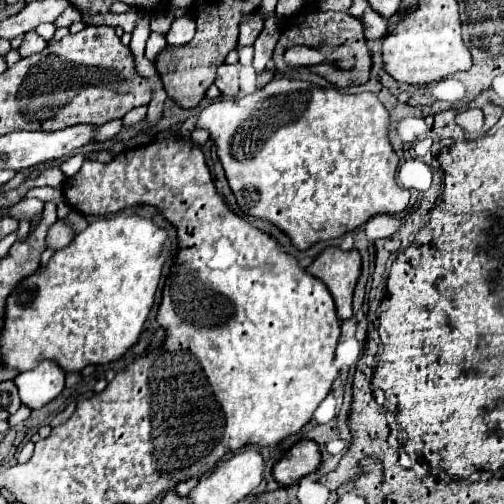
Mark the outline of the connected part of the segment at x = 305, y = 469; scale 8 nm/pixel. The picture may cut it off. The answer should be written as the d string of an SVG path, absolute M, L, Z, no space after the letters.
M302 440L272 468L272 474L280 486L292 486L304 476L316 472L320 464L322 454L318 444L312 440Z

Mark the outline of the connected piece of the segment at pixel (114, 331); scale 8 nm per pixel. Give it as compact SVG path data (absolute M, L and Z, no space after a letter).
M116 214L114 218L102 218L102 220L88 224L88 228L82 230L78 236L74 236L74 240L66 248L54 252L50 262L42 268L44 272L36 270L36 274L30 274L30 278L24 278L10 294L8 306L6 306L6 330L2 332L2 360L6 362L6 366L14 366L20 372L24 372L24 370L34 368L40 360L56 360L62 366L62 370L72 372L72 370L82 370L88 364L108 364L108 362L118 360L132 344L136 344L136 340L144 328L144 322L154 306L154 298L156 298L156 290L158 290L158 282L162 276L162 266L164 266L162 250L164 250L166 240L168 240L166 230L162 230L152 220L142 218L142 216Z

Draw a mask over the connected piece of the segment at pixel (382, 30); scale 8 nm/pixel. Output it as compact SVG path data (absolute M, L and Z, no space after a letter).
M366 8L364 16L362 16L362 22L364 22L364 34L370 42L378 42L388 34L386 20L380 14L376 14L372 8Z

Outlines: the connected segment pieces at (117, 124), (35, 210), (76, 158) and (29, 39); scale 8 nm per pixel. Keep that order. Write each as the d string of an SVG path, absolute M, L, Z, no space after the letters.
M115 119L105 123L98 127L96 134L94 134L94 139L100 142L110 140L120 132L122 125L121 119Z
M24 198L20 200L18 204L10 206L8 208L8 214L14 218L14 220L28 220L32 222L34 218L40 218L42 216L42 208L44 208L44 202L38 200L38 198Z
M82 152L66 158L66 160L62 162L62 172L64 172L68 178L74 176L74 174L80 170L80 166L84 164L84 160L86 160L86 154L82 154Z
M28 32L18 50L20 50L20 56L24 58L24 56L32 56L32 54L44 50L46 46L48 46L48 42L42 36L38 36L36 32Z

